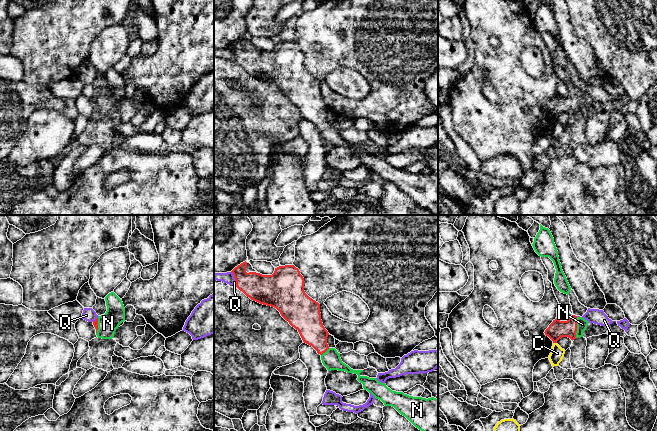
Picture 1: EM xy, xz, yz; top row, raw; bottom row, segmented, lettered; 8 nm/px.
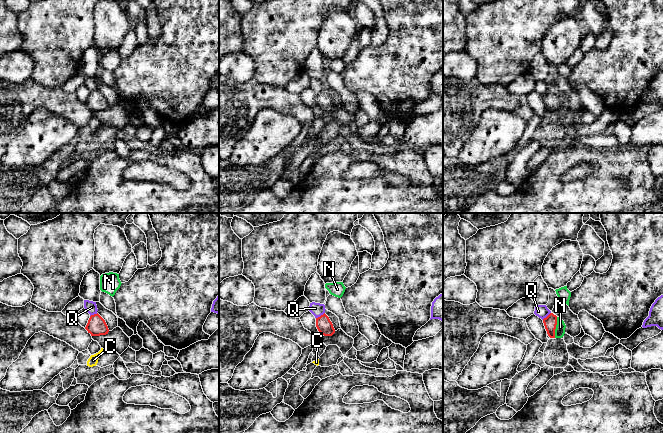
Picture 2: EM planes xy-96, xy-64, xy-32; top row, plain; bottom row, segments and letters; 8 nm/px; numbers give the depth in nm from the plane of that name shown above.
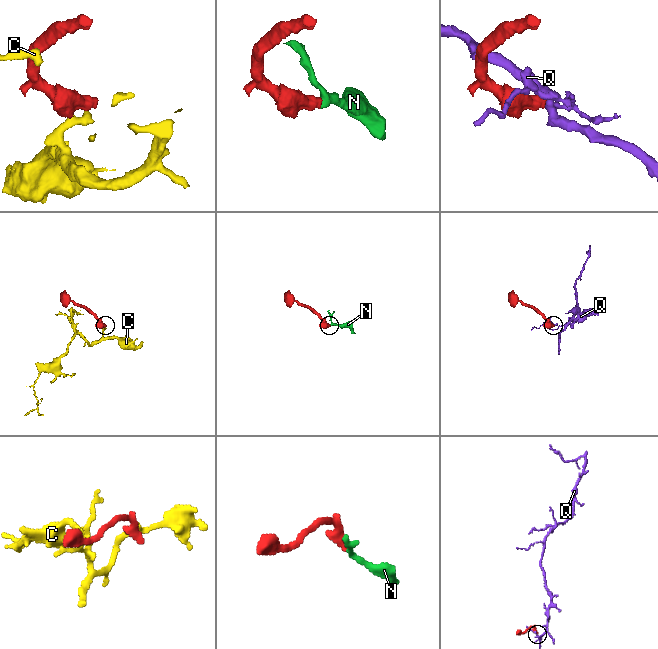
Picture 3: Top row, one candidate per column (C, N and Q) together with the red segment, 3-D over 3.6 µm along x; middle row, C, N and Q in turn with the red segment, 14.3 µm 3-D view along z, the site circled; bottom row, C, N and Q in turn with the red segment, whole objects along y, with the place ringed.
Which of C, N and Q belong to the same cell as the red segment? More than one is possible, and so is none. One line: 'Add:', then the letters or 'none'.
Add: N

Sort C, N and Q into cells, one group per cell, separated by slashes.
C / N / Q

